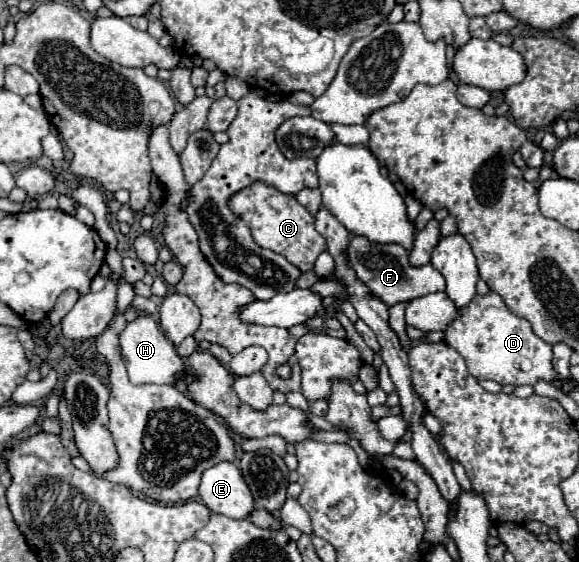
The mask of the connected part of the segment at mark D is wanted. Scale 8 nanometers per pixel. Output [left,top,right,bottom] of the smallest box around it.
[445,293,563,389]

